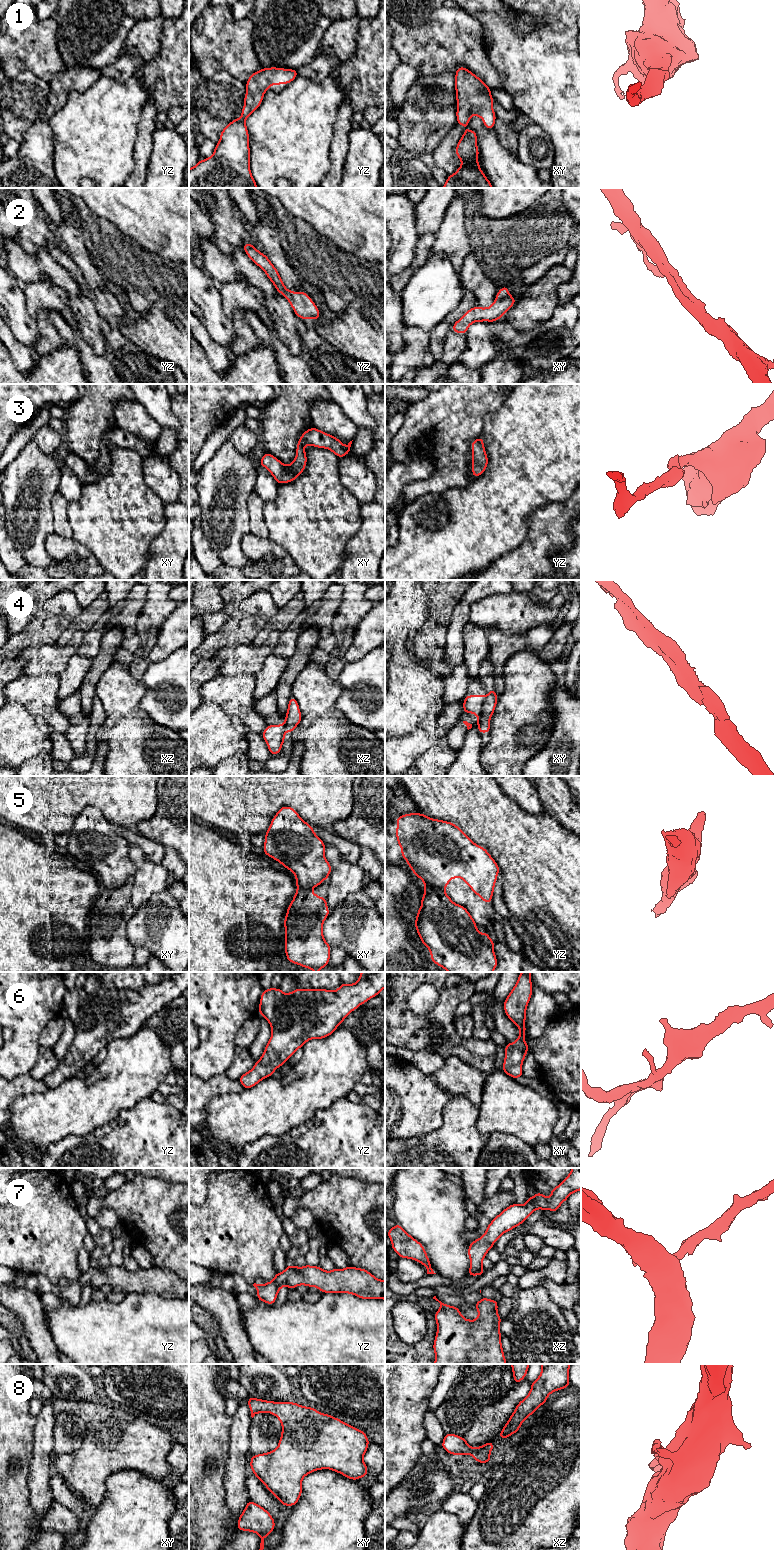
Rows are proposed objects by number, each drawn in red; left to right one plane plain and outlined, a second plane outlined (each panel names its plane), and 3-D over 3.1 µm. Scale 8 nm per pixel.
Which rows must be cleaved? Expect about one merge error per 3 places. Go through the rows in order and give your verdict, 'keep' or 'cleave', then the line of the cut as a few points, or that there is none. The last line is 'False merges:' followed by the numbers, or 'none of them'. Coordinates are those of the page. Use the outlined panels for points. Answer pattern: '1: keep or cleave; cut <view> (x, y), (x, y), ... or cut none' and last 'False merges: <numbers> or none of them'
1: keep; cut none
2: keep; cut none
3: keep; cut none
4: cleave; cut xy (486, 696), (482, 704), (482, 710), (478, 715)
5: cleave; cut yz (425, 882), (440, 887), (444, 891)
6: keep; cut none
7: keep; cut none
8: keep; cut none
False merges: 4, 5

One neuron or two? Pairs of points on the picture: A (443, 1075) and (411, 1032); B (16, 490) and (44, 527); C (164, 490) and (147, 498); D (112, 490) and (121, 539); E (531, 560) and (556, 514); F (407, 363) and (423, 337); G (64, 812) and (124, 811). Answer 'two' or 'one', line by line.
A: two
B: one
C: two
D: one
E: one
F: one
G: one

